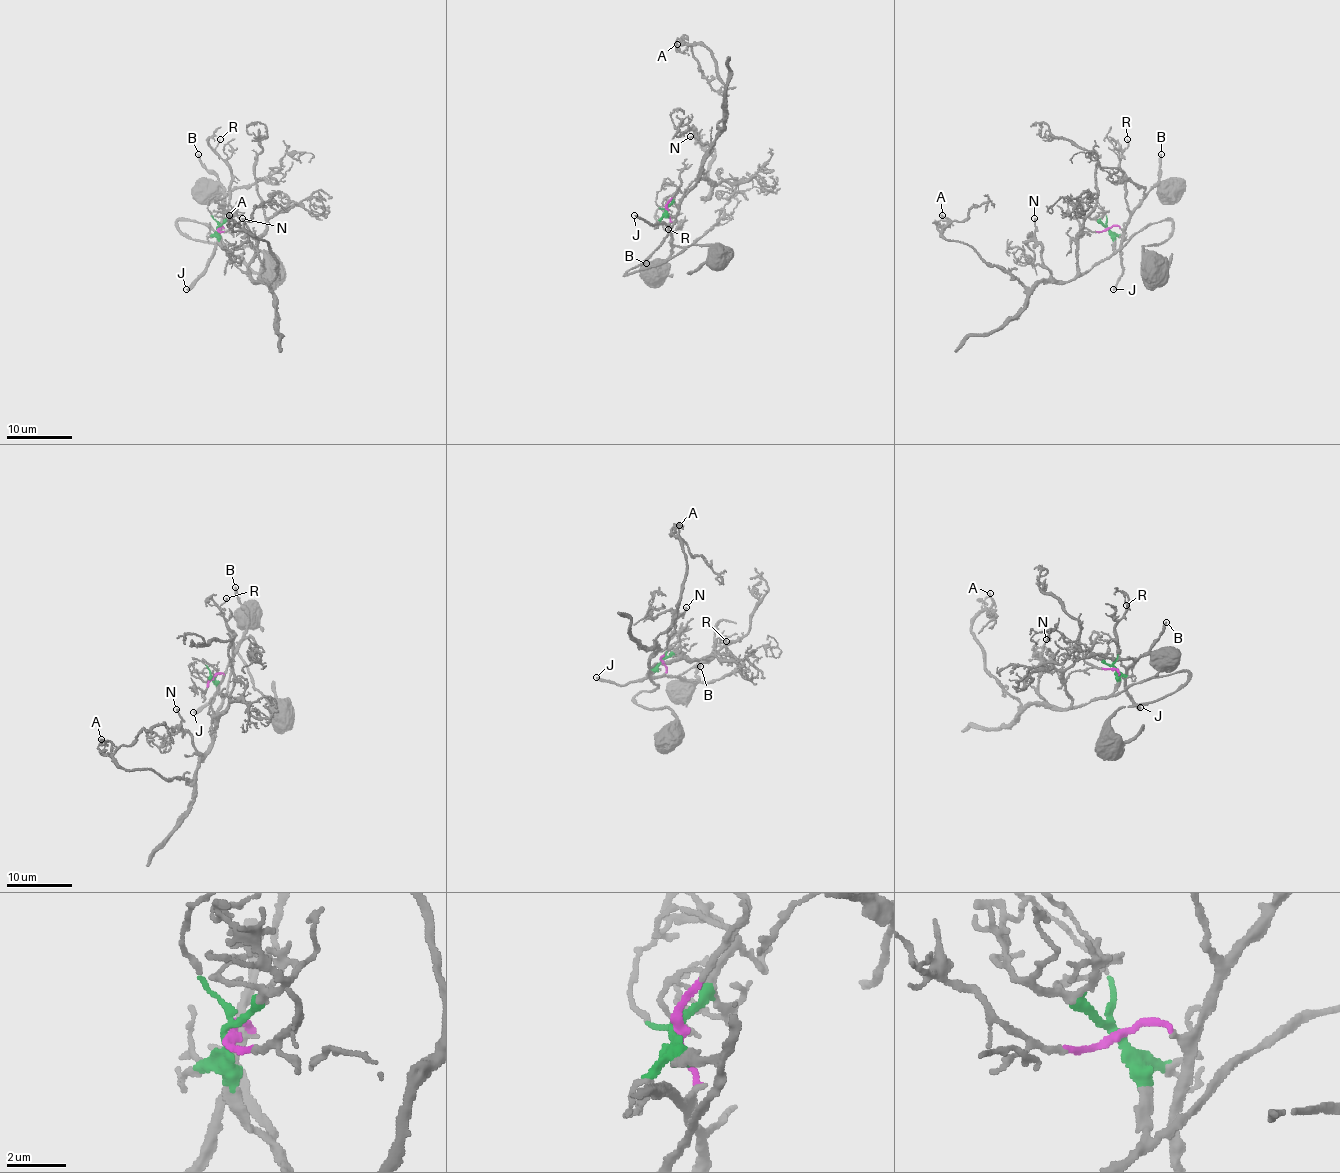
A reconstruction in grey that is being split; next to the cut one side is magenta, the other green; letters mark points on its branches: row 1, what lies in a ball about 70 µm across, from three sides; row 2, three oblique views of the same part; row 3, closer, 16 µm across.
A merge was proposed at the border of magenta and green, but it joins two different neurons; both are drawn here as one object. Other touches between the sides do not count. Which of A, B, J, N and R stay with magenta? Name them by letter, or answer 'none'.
B, J, R

